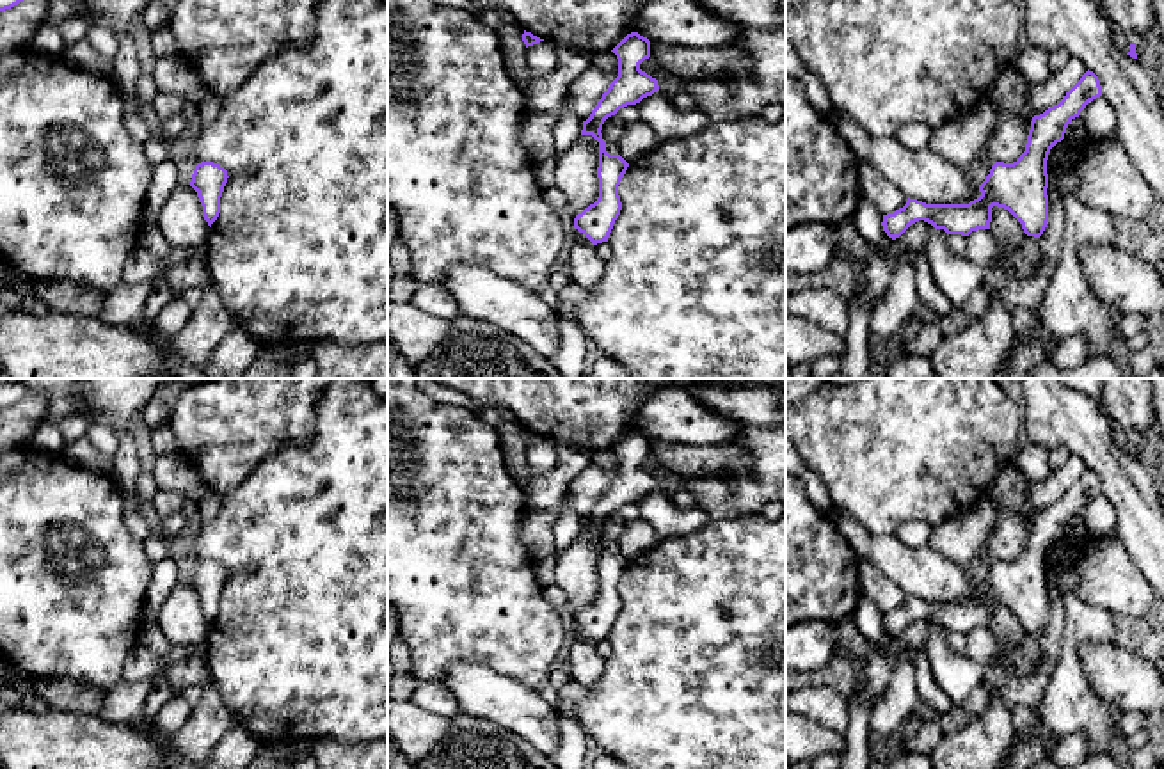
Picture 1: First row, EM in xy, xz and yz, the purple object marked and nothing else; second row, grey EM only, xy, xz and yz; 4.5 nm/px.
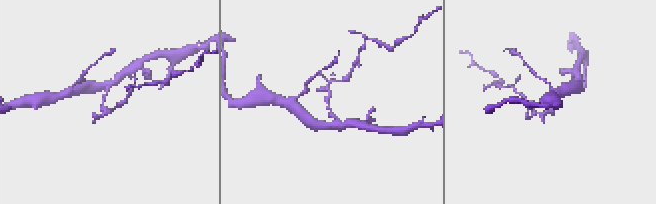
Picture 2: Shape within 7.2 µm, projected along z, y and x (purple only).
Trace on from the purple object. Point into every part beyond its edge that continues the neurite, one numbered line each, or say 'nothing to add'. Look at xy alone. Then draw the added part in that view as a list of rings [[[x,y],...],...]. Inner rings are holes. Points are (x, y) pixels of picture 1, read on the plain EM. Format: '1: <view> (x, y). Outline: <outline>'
nothing to add

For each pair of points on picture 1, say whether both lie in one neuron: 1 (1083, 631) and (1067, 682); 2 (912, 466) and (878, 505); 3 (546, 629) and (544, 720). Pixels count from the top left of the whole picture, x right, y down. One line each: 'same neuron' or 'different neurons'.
1: same neuron
2: same neuron
3: different neurons

